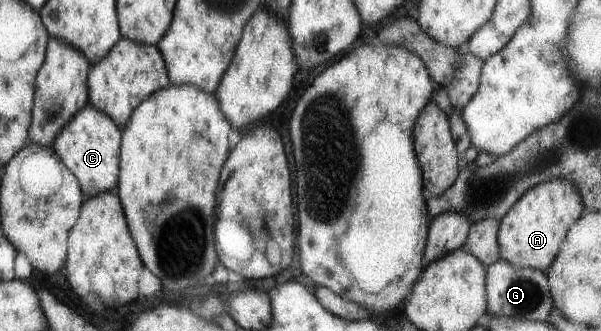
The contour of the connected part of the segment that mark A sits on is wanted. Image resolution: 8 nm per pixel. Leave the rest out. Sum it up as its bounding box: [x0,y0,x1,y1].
[499,178,585,272]

